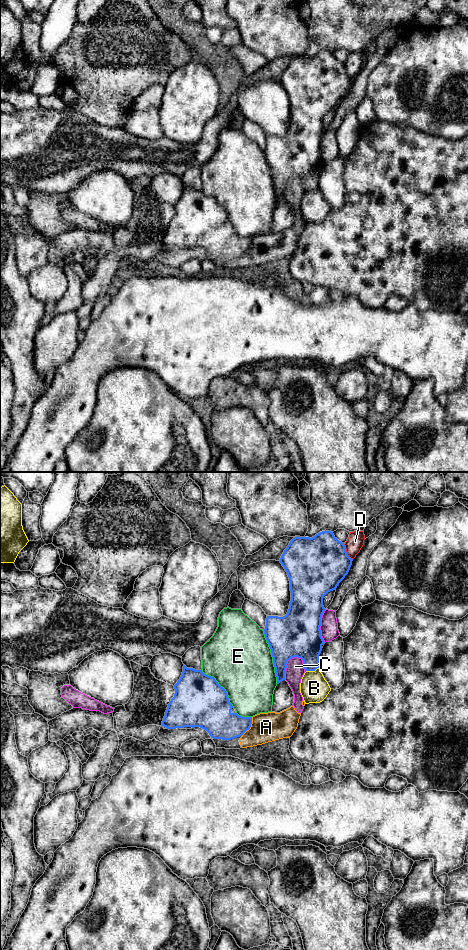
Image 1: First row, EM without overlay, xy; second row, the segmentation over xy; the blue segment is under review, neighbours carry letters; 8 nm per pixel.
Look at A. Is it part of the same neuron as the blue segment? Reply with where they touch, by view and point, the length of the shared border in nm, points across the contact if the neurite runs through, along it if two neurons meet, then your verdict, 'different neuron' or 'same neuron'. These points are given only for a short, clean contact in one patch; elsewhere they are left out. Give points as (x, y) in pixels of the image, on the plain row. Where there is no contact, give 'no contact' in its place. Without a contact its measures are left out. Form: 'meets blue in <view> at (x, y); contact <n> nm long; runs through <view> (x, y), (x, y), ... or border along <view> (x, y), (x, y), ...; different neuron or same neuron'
meets blue in xy at (250, 246); contact 180 nm long; same neuron

